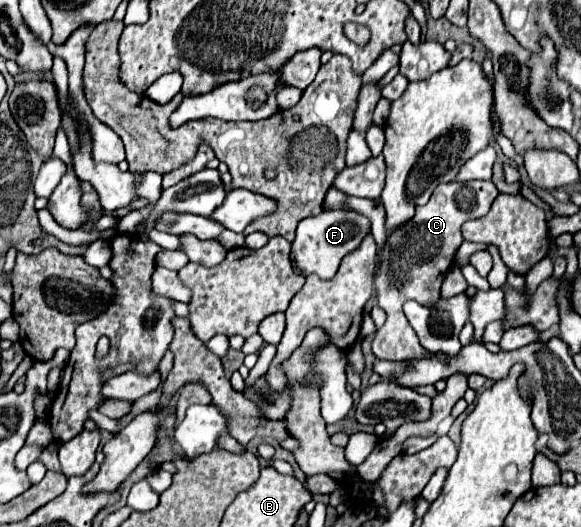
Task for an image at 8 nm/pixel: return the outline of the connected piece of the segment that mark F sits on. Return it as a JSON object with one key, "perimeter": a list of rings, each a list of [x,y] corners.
{"perimeter":[[[323,211],[315,217],[307,217],[305,221],[299,223],[297,227],[297,237],[291,247],[291,257],[293,257],[293,267],[297,273],[311,275],[317,273],[321,279],[331,279],[339,263],[345,255],[353,253],[361,241],[369,235],[371,223],[365,215],[355,213],[355,211]]]}

